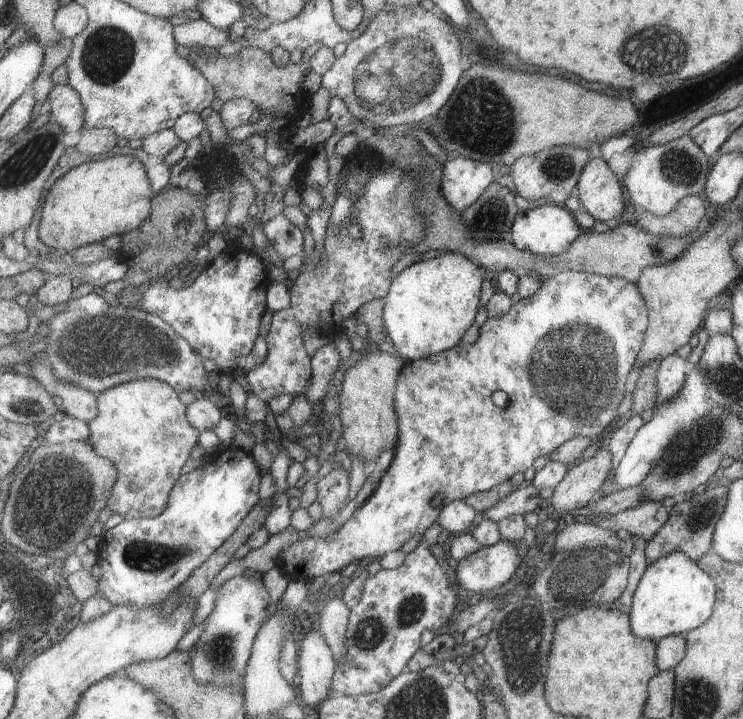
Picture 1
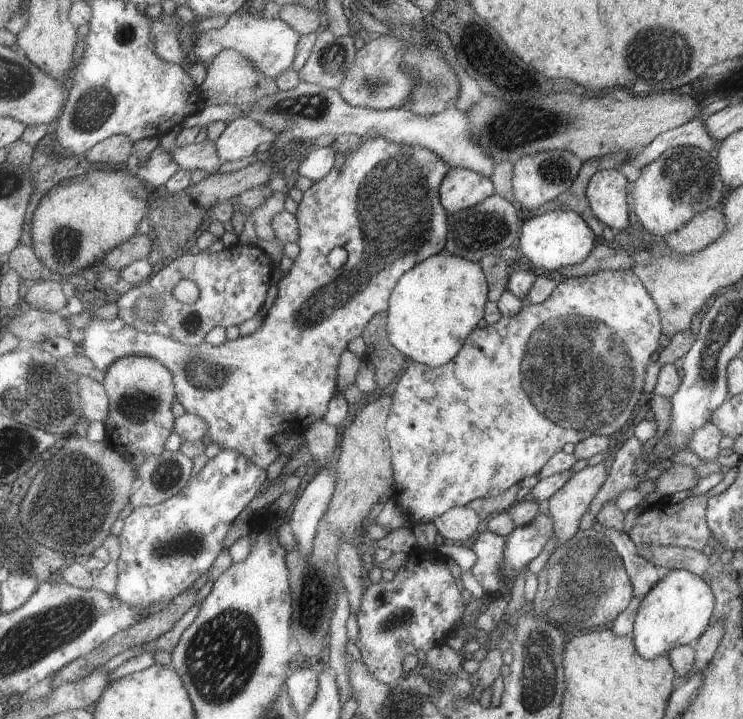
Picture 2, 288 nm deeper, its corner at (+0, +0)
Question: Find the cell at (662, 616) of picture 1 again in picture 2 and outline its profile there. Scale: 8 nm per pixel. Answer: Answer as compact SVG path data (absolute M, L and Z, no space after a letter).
M671 570L647 598L643 598L643 606L635 624L635 646L639 654L647 660L655 660L659 656L669 656L677 678L687 676L689 668L695 662L695 650L689 642L699 640L703 632L709 628L709 618L713 618L713 590L707 588L707 580L691 574L687 570Z

